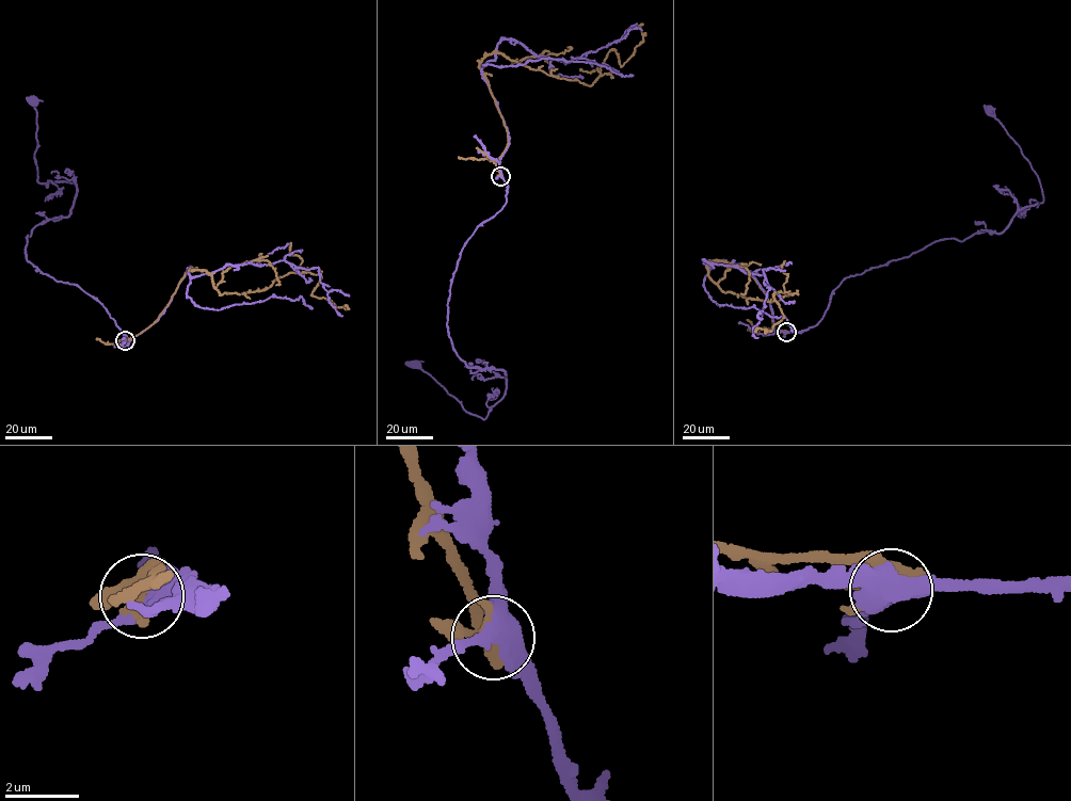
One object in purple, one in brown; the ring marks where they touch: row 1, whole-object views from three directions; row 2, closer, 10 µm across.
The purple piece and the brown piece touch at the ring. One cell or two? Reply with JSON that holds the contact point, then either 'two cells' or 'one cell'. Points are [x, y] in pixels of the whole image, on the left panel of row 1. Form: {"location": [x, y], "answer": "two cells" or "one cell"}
{"location": [125, 340], "answer": "two cells"}

